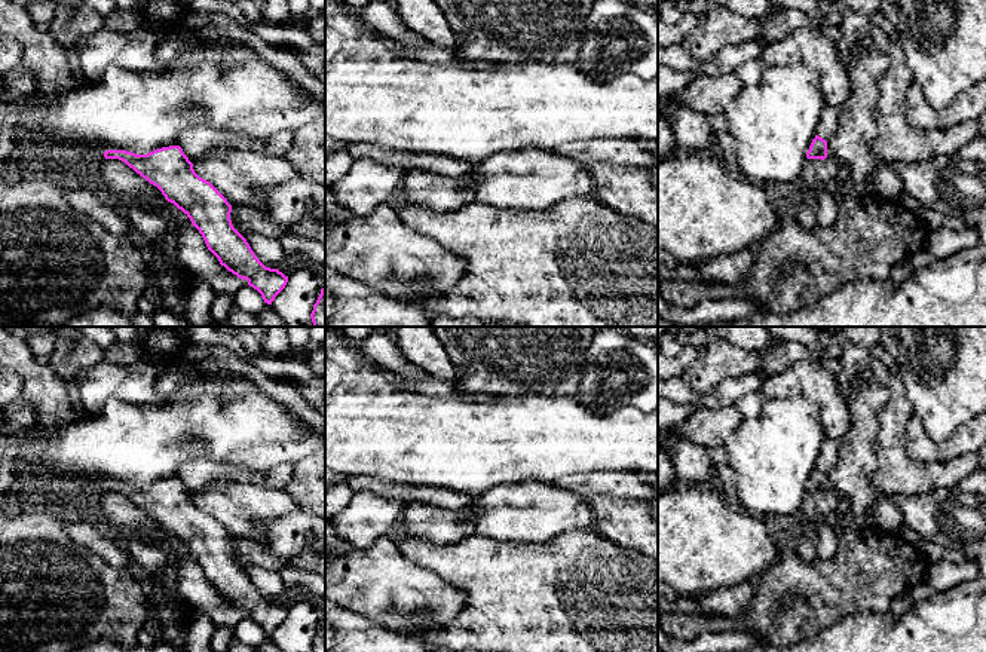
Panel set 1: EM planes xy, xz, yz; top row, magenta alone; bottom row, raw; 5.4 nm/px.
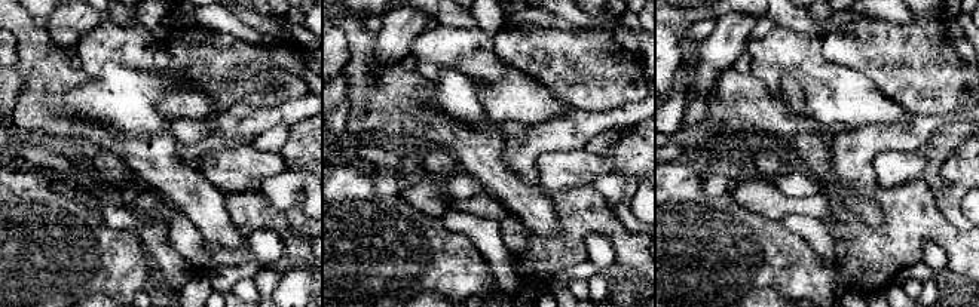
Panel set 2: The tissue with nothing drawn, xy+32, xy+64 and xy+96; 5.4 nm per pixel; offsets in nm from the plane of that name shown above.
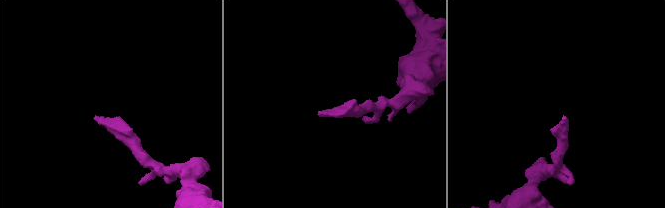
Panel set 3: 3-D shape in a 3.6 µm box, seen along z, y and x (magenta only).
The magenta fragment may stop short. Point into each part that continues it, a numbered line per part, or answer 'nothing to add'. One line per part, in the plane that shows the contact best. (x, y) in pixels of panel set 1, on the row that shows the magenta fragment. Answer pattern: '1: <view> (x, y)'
1: yz (829, 118)

